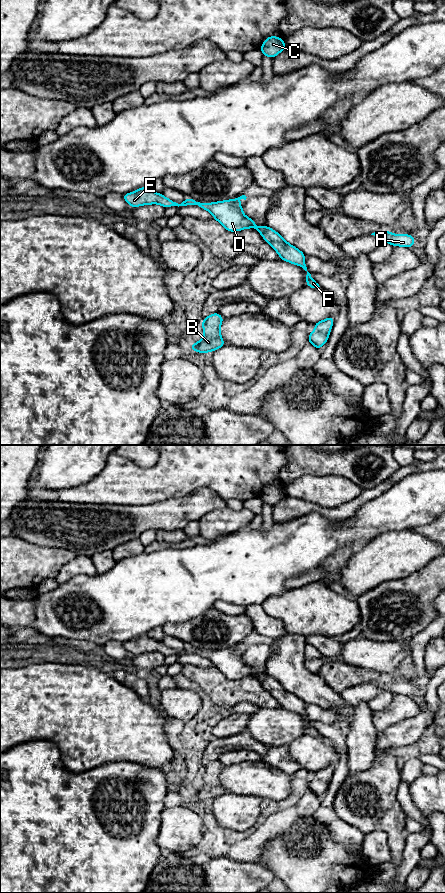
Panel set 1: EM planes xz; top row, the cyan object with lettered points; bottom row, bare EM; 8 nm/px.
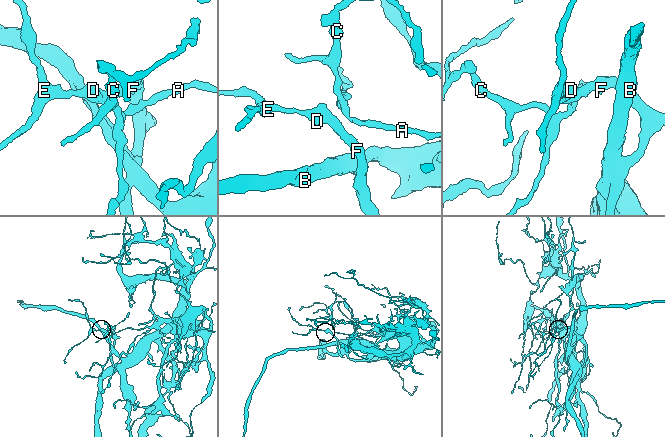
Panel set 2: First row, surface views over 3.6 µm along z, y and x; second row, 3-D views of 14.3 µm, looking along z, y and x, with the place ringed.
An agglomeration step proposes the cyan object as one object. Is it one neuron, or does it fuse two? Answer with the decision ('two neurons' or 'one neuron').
one neuron

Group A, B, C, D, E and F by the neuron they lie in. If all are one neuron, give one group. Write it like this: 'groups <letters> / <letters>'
groups A B C D E F

